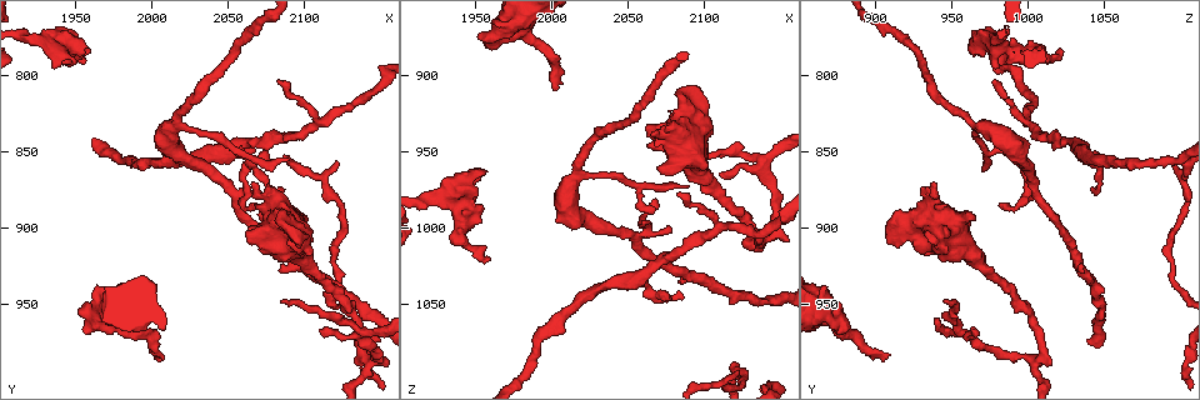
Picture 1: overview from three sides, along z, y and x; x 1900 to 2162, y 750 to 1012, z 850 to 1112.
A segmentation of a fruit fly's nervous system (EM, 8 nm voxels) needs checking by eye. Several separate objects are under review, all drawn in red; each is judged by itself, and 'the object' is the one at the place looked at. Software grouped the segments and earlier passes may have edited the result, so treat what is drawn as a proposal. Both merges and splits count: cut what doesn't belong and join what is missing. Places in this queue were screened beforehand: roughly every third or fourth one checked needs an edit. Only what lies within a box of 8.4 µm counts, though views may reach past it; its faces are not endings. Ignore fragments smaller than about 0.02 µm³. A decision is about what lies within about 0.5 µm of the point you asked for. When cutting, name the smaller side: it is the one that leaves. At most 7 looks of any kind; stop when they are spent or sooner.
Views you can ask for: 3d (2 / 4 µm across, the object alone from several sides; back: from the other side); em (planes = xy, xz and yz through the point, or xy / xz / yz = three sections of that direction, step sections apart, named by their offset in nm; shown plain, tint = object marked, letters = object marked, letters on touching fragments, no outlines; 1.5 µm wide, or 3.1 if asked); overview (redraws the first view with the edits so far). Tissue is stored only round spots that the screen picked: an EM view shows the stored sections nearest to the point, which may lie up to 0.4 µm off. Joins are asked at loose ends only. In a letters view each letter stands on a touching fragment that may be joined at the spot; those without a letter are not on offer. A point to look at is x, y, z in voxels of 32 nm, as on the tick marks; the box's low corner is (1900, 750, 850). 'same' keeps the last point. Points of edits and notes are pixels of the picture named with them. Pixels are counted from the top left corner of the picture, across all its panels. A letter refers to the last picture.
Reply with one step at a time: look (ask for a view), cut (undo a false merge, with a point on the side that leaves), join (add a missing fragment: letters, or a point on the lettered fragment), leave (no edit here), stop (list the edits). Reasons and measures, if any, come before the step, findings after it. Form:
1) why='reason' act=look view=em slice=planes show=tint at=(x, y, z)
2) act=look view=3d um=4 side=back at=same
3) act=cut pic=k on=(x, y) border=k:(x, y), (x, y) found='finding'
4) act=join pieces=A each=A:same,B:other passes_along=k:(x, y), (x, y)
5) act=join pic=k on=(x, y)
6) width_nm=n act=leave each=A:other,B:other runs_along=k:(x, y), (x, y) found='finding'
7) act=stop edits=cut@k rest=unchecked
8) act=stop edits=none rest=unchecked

act=look view=em slice=planes show=letters at=(1958, 968, 876)

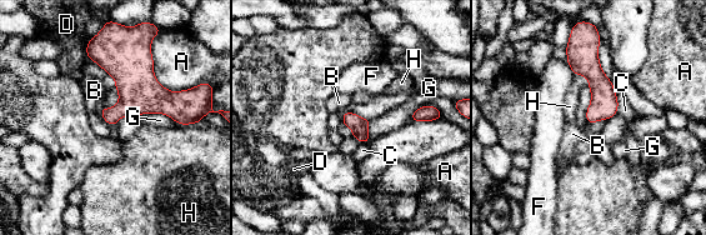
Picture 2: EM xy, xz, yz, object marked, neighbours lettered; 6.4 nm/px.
act=leave each=A:other,B:other,C:other,D:other,F:other,G:other,H:other border=2:(140, 114), (163, 113), (179, 124) found='none of them fits'

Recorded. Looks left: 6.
why='branch stops here' act=look view=3d um=4 at=(2002, 984, 910)

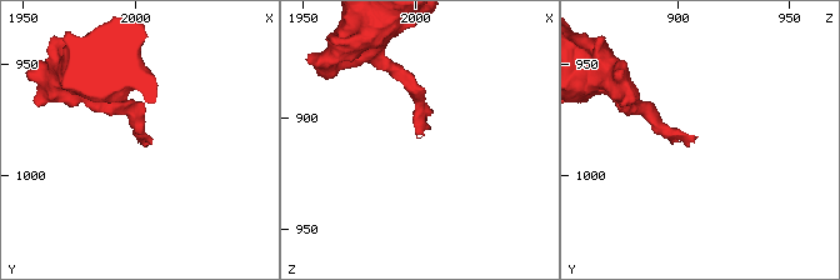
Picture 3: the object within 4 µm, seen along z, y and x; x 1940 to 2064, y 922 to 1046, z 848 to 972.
act=look view=em slice=xy step=4 show=tint at=(2002, 984, 910)

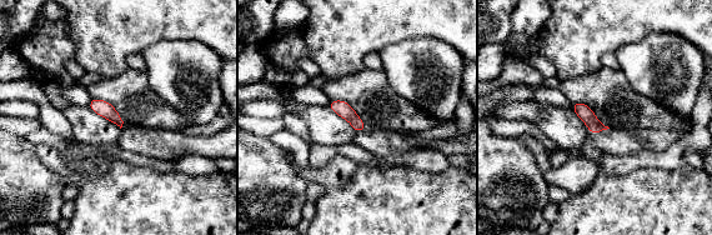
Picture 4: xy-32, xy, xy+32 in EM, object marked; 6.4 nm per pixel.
why='cut it another way' act=look view=em slice=planes show=letters at=same

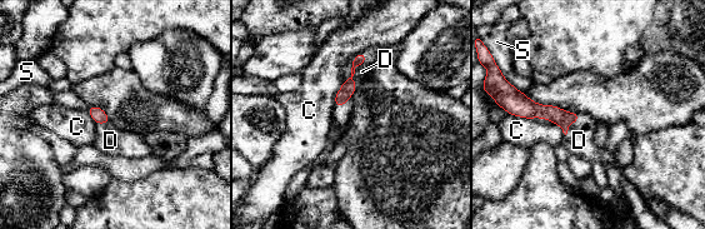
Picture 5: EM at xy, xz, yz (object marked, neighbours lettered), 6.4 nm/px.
act=join pieces=D each=C:other,D:same,S:other passes_along=5:(348, 88), (358, 65), (361, 71) found='the neuron continues'

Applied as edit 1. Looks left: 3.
why='redraw' act=look view=overview

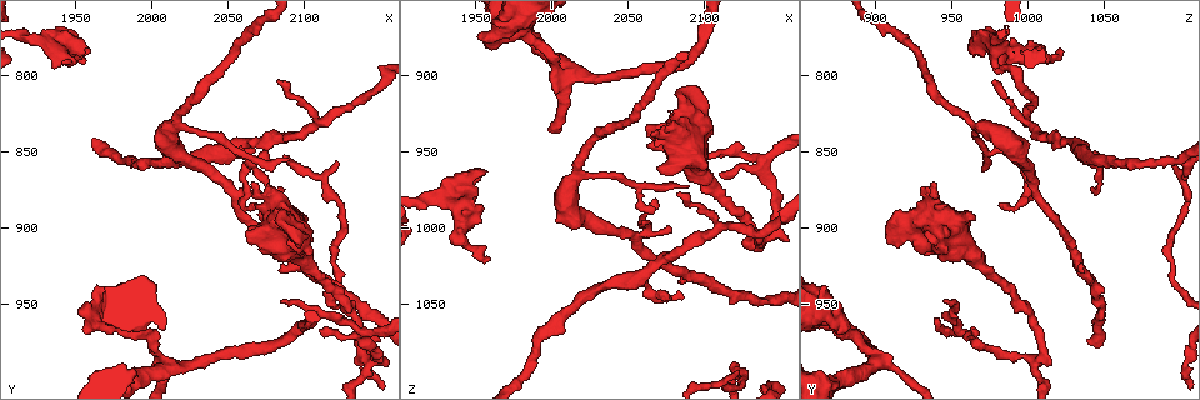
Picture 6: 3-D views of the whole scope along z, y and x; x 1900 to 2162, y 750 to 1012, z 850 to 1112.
why='an open end' act=look view=em slice=planes show=letters at=(2112, 968, 968)

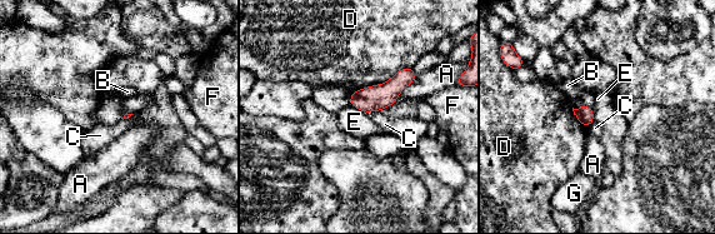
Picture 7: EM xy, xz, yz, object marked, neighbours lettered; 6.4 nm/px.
act=leave each=A:other,B:other,C:other,D:other,E:other,F:other,G:other border=7:(350, 104), (366, 113) found='no lettered fragment goes on from it'

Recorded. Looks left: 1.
act=stop edits=join@5 rest=unchecked

